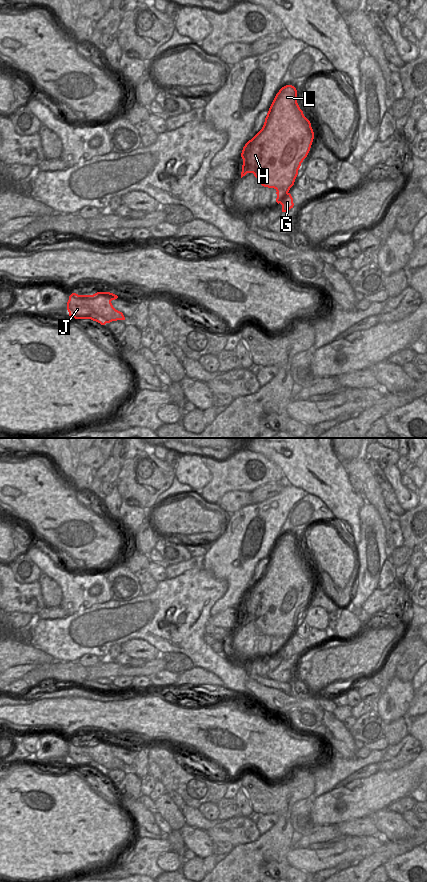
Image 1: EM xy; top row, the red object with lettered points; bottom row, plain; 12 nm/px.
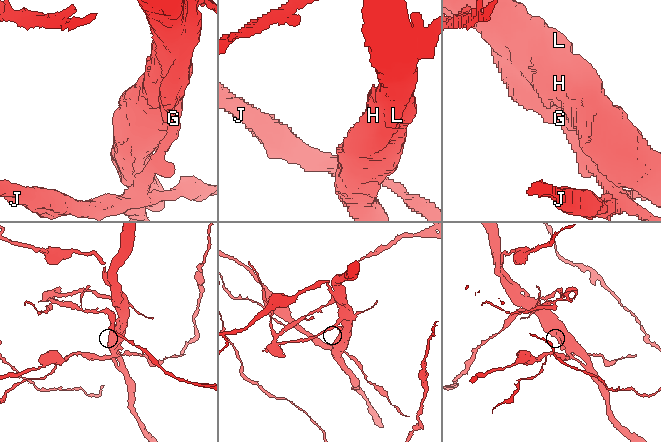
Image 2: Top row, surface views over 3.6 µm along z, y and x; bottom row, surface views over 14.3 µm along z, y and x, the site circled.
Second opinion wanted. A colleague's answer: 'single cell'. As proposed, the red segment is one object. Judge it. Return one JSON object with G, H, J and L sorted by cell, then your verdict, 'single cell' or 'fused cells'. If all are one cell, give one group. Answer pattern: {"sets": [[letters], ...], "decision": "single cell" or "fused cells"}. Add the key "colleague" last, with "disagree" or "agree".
{"sets": [["G", "H", "L"], ["J"]], "decision": "fused cells", "colleague": "disagree"}

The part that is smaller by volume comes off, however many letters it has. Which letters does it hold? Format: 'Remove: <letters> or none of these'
Remove: J

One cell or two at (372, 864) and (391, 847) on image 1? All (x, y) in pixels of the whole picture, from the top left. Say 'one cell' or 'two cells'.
one cell

